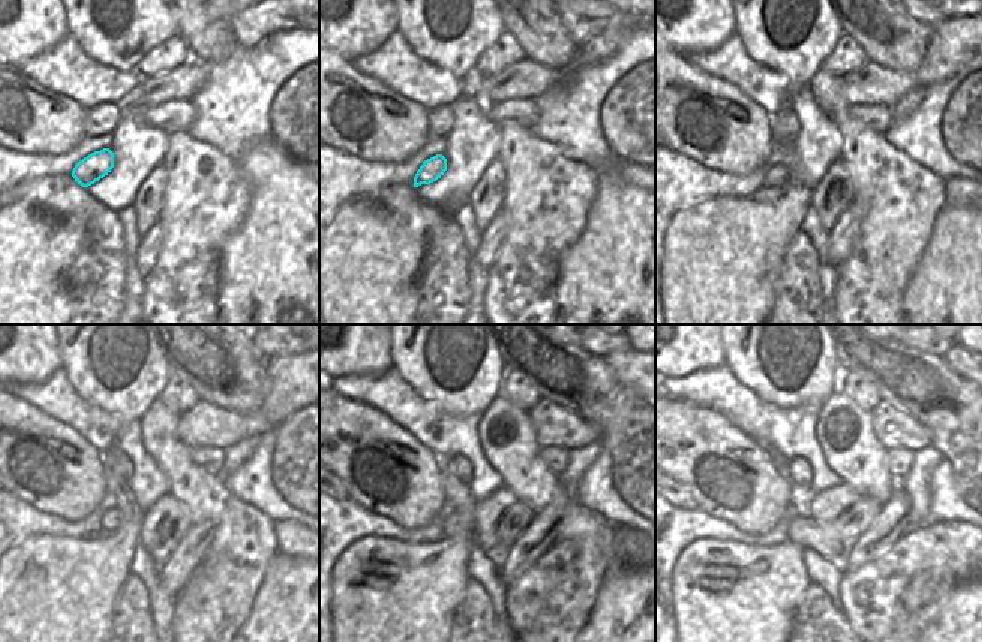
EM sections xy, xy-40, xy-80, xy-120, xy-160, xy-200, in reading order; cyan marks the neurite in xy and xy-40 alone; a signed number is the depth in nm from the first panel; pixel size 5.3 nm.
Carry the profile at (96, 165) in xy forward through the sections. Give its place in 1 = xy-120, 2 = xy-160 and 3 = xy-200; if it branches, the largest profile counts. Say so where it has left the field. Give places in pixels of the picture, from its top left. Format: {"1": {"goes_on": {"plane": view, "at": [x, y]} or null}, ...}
{"1": {"goes_on": {"plane": "xy-120", "at": [111, 521]}}, "2": {"goes_on": {"plane": "xy-160", "at": [456, 524]}}, "3": {"goes_on": {"plane": "xy-200", "at": [802, 530]}}}

